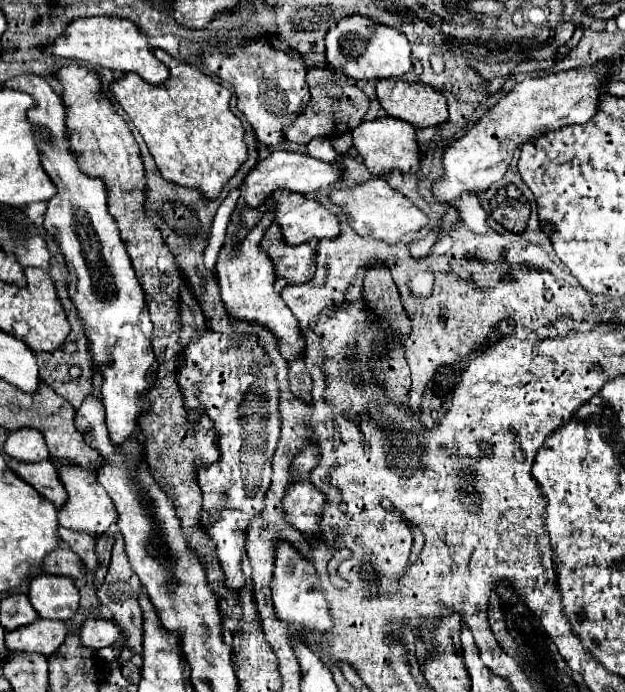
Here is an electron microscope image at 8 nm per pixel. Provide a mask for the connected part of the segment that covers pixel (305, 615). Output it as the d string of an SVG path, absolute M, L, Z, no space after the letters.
M286 541L276 543L276 571L272 579L272 599L274 599L276 615L282 621L290 621L320 631L332 627L332 617L328 615L328 601L324 599L318 581L320 579L310 561L306 561L290 543Z

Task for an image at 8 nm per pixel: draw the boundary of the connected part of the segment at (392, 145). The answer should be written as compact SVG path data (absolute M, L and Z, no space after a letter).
M396 117L374 119L374 121L366 121L366 123L358 125L356 129L352 129L352 143L372 175L384 175L392 169L398 169L402 173L414 173L420 165L416 131L410 123L400 121Z

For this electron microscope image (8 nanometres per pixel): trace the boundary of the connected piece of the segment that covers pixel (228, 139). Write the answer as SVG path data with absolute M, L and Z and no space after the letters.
M162 49L152 51L170 69L168 81L150 85L134 73L126 73L110 85L110 91L140 131L162 177L186 187L196 187L206 197L216 199L226 181L248 159L242 123L228 107L230 91L198 67L178 61Z

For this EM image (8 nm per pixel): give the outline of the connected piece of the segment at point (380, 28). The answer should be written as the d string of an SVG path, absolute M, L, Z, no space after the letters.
M346 17L328 29L326 61L332 69L352 79L388 79L400 77L412 69L406 35L368 17Z

